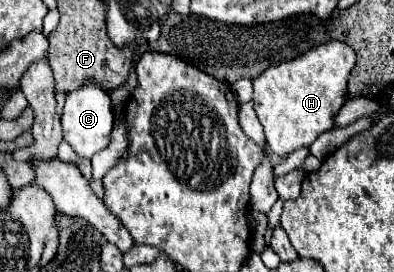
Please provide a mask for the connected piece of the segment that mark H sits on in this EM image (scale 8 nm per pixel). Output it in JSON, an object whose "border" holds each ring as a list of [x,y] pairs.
{"border":[[[331,41],[255,77],[251,103],[273,153],[285,157],[299,147],[309,147],[323,131],[333,129],[333,119],[343,107],[343,95],[353,65],[353,49],[341,41]]]}

